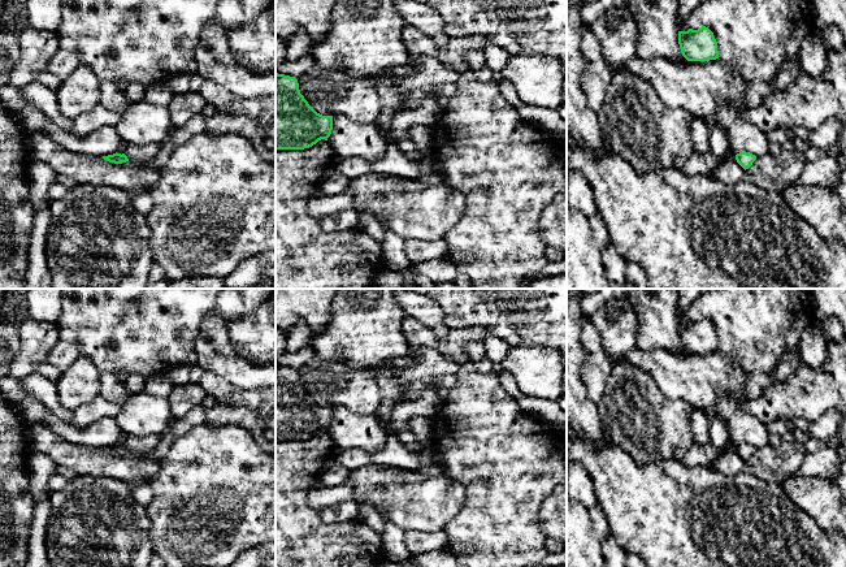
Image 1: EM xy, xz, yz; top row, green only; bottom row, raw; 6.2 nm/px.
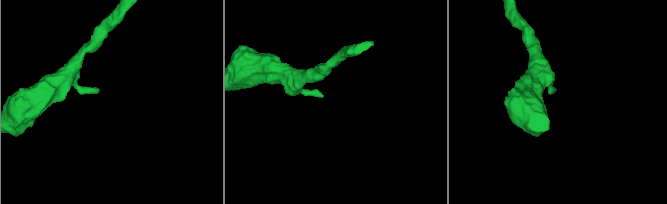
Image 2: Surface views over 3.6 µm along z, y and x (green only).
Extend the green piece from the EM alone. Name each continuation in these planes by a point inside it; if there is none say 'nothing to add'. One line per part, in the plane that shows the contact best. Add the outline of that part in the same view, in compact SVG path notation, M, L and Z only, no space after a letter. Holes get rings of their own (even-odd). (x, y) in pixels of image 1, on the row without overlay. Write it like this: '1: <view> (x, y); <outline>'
nothing to add

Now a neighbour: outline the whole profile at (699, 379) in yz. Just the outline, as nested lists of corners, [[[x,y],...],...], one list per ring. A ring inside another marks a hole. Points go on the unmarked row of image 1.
[[[634,349],[613,362],[626,362],[645,371],[667,398],[684,399],[693,408],[700,410],[707,415],[713,415],[720,395],[729,395],[736,399],[742,398],[743,388],[749,372],[746,372],[739,362],[721,350],[710,352],[687,352],[677,354],[664,349],[642,351]]]

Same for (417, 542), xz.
[[[404,531],[404,544],[411,554],[422,554],[446,547],[447,536],[443,531],[435,531],[431,533]]]

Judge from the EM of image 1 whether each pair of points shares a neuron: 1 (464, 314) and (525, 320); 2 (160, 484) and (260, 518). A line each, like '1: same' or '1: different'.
1: same
2: same

